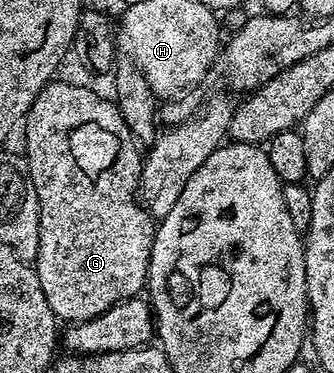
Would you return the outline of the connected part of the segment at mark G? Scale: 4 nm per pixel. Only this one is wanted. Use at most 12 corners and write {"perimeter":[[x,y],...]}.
{"perimeter":[[117,105],[26,114],[40,288],[87,322],[143,293],[155,219]]}

